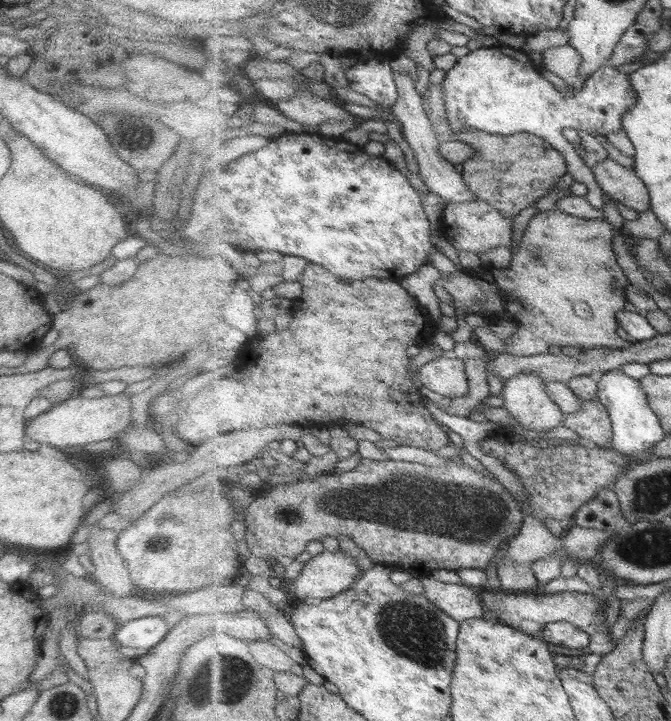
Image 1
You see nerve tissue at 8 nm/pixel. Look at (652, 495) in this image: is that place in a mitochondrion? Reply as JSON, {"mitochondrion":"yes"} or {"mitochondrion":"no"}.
{"mitochondrion":"yes"}

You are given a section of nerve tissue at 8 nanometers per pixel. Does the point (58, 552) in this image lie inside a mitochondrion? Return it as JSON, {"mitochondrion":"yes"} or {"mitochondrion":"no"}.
{"mitochondrion":"no"}

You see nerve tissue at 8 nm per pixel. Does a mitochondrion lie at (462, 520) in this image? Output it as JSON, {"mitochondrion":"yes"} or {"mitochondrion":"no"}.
{"mitochondrion":"yes"}

